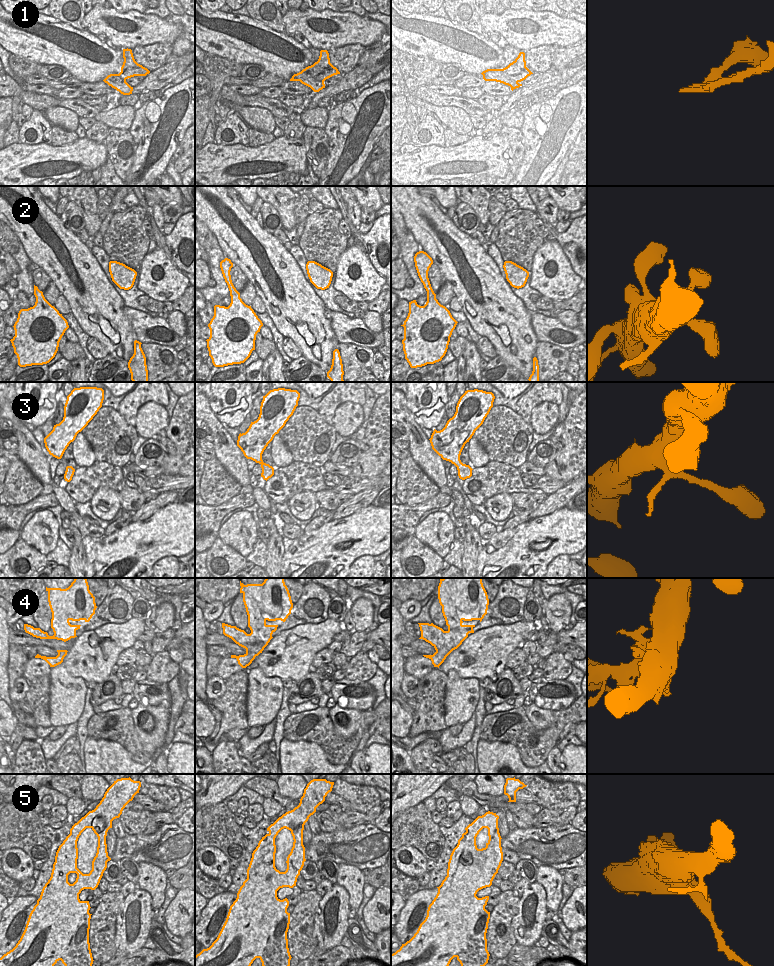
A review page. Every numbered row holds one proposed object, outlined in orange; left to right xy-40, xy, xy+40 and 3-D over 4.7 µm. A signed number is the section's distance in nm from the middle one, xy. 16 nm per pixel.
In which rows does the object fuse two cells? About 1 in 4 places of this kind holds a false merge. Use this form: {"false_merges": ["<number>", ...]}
{"false_merges": ["1", "4", "5"]}

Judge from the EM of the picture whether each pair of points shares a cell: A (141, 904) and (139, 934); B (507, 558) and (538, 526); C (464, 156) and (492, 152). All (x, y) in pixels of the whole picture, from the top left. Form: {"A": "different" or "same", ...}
{"A": "same", "B": "same", "C": "same"}

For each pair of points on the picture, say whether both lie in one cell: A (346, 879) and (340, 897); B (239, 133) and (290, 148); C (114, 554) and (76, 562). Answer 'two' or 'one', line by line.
A: two
B: two
C: two

